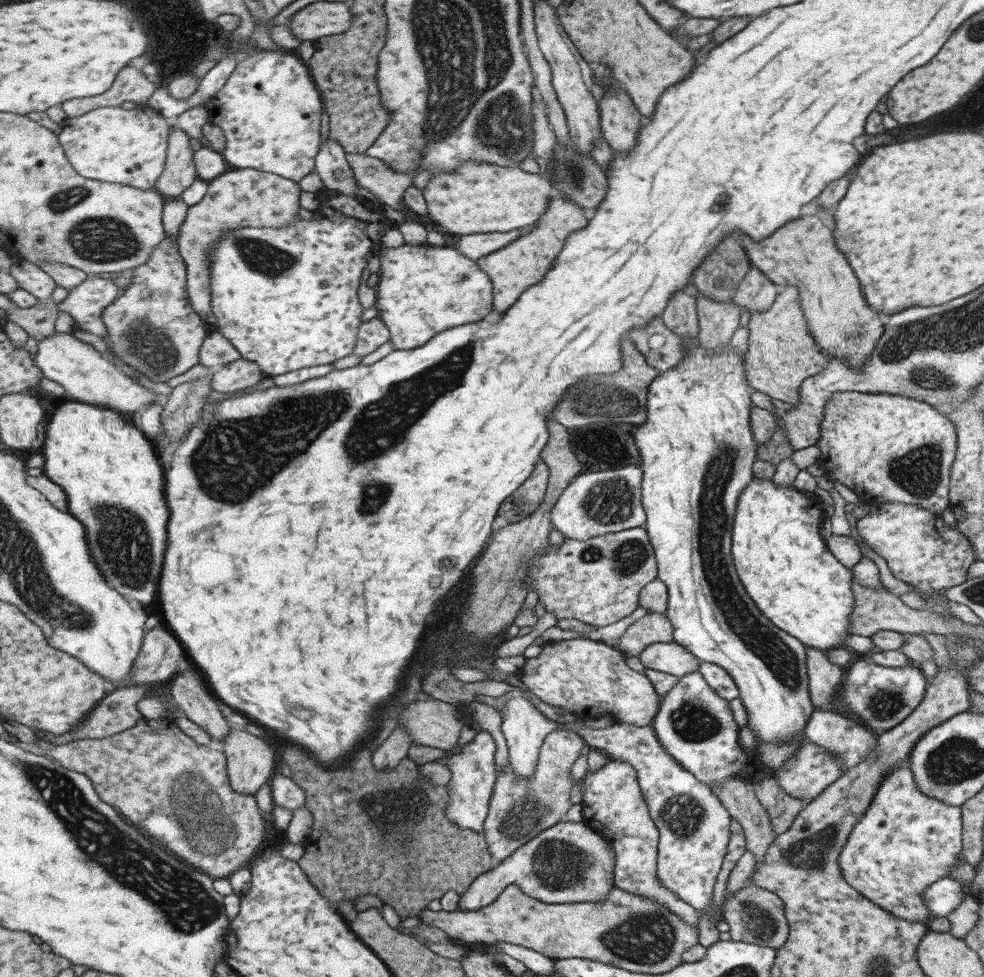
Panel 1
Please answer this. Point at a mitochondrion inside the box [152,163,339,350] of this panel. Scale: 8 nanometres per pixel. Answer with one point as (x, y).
(262, 258)

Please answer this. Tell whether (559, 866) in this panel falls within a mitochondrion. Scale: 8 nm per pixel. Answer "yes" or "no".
yes

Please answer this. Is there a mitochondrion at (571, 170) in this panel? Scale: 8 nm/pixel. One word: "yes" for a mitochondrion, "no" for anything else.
yes

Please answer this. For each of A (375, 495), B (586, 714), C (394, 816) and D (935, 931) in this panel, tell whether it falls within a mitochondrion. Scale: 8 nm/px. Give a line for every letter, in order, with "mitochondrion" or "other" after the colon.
A: mitochondrion
B: other
C: mitochondrion
D: other

